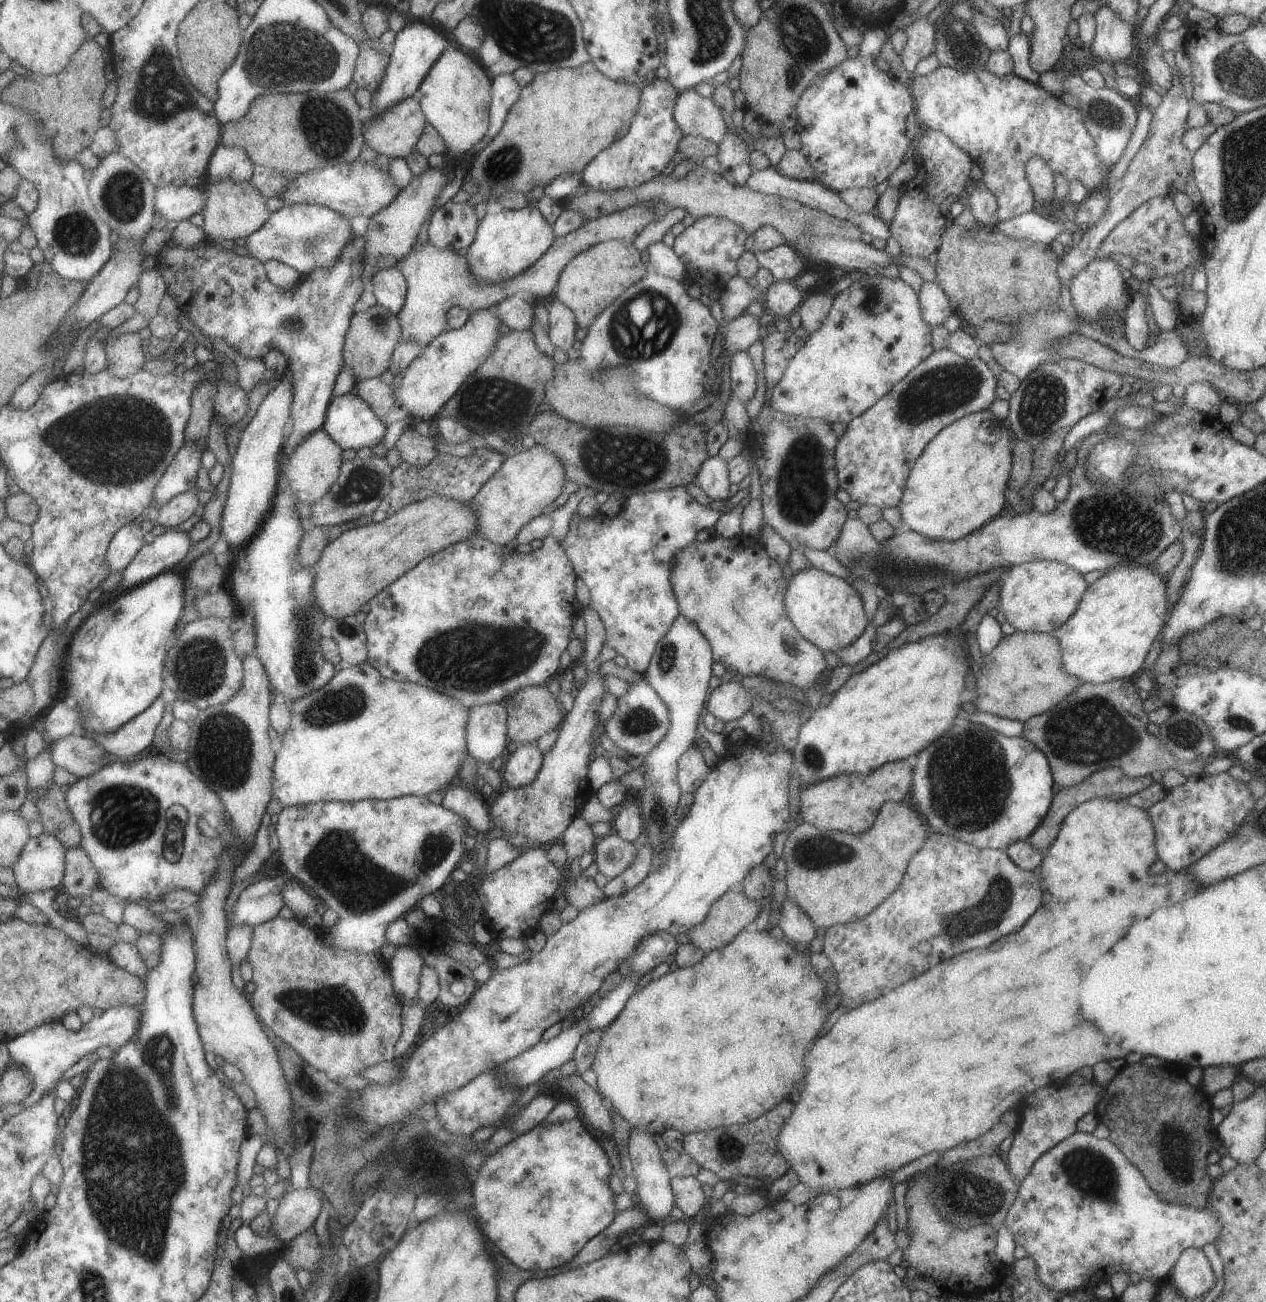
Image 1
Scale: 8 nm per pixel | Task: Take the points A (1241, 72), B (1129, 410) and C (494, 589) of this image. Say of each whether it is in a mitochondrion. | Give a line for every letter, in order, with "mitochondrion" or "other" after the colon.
A: mitochondrion
B: other
C: other

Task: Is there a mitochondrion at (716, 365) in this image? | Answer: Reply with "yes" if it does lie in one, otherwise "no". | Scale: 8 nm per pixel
no

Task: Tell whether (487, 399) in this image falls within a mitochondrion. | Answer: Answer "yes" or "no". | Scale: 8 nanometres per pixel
yes

